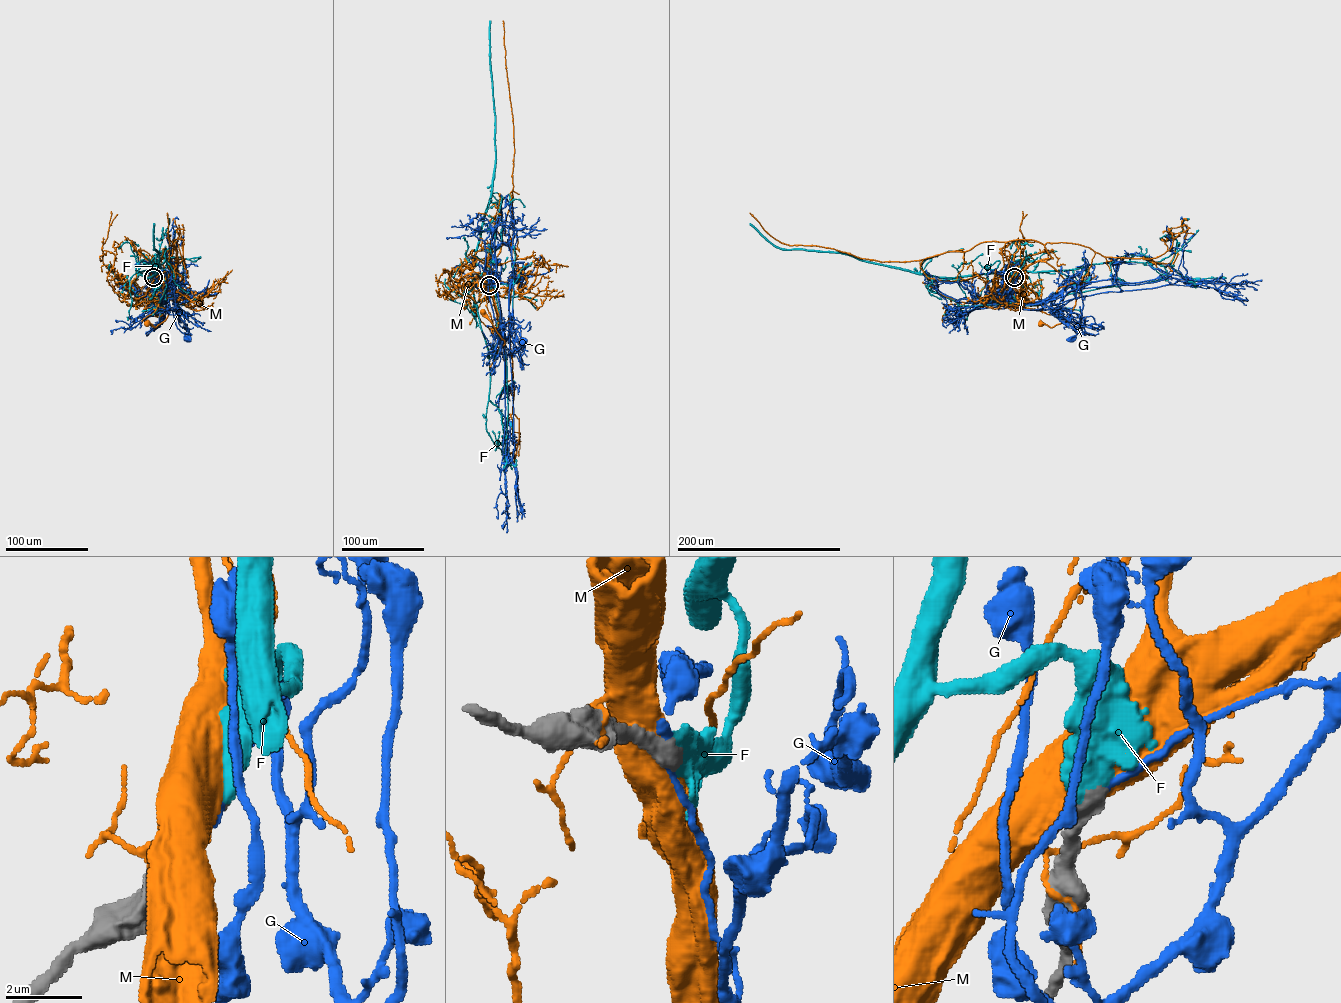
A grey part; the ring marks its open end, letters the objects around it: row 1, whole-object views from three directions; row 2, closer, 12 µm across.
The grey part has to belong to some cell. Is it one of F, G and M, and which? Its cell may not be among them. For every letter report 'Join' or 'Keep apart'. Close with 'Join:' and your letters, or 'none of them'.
F: Join
G: Keep apart
M: Keep apart
Join: F

